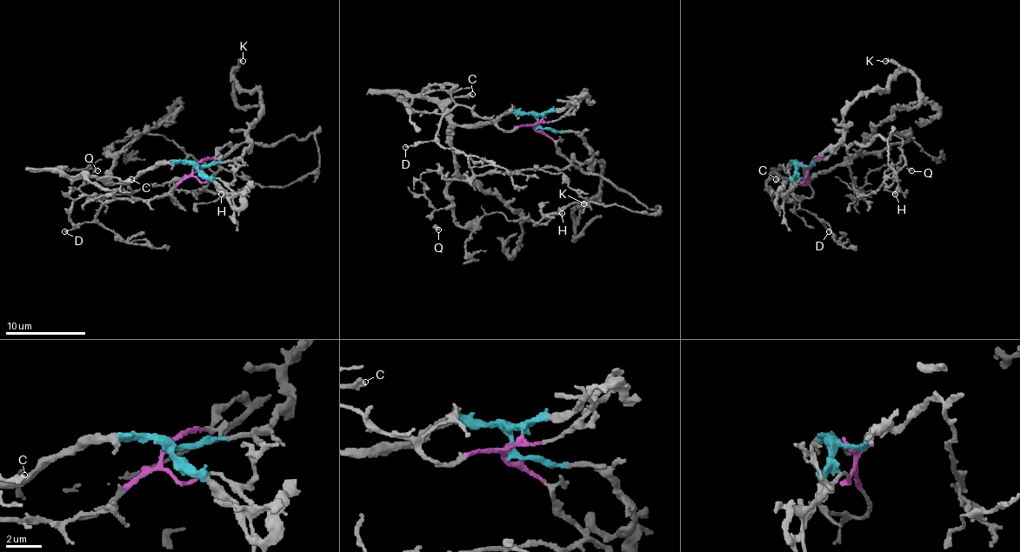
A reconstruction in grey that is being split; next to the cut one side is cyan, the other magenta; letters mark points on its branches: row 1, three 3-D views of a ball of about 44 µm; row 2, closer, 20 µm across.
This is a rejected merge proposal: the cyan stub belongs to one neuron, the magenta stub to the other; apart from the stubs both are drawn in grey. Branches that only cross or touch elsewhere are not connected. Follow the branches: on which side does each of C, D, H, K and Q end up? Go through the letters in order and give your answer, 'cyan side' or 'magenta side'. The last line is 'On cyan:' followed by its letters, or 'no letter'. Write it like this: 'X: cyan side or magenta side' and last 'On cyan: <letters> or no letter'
C: cyan side
D: magenta side
H: magenta side
K: cyan side
Q: magenta side
On cyan: C, K

